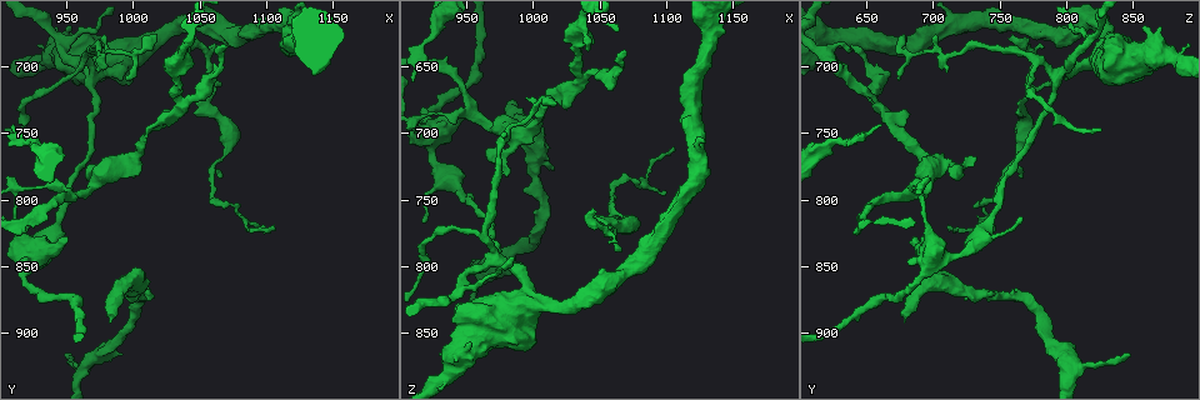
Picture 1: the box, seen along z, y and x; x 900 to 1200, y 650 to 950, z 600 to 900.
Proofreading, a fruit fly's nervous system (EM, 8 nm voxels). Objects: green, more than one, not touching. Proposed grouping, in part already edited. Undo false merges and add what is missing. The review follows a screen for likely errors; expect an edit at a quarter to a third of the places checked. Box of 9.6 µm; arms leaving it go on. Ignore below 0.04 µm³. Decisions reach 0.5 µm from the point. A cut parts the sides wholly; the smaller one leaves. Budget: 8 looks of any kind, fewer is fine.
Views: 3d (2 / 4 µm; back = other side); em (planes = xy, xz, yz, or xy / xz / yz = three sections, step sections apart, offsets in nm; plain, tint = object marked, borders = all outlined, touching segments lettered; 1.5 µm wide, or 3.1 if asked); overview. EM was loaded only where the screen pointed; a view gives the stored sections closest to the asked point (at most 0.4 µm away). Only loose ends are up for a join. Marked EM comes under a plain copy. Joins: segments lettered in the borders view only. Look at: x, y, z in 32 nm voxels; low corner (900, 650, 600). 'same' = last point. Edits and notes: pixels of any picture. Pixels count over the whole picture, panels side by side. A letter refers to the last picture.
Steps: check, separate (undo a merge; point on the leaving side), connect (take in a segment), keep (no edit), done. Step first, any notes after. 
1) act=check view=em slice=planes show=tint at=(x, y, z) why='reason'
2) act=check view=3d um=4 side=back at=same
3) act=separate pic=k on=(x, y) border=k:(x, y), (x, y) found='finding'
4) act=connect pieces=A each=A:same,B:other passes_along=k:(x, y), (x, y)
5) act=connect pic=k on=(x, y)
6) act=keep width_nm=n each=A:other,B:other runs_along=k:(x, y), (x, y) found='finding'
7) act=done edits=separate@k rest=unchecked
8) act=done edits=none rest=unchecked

act=check view=3d um=2 at=(1048, 680, 760)

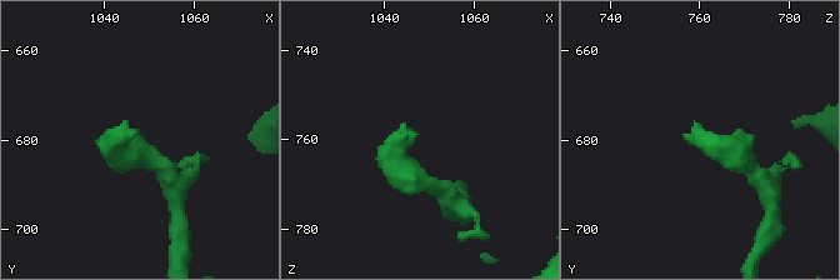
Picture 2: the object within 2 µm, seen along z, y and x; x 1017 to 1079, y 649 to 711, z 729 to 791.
act=check view=em slice=xz step=4 show=tint at=(1047, 677, 758) why='now the EM'

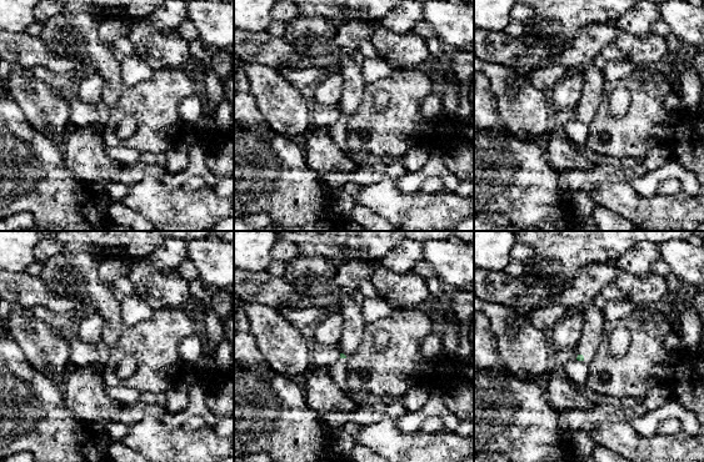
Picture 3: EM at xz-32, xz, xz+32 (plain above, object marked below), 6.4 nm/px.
act=check view=em slice=planes show=borders at=same

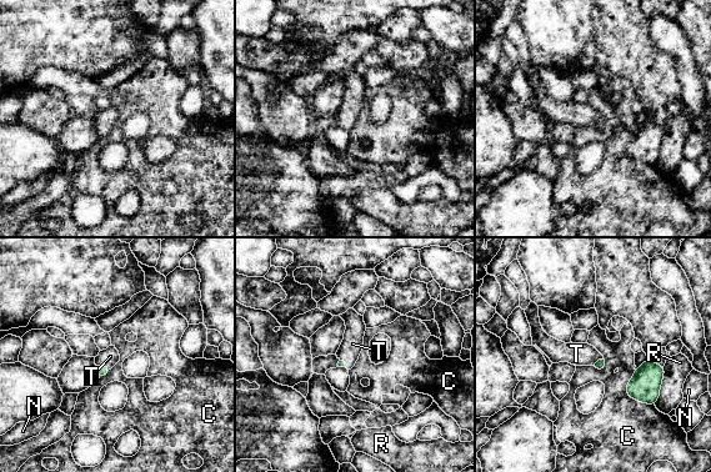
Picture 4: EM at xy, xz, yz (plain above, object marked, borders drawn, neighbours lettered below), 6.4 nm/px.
act=connect pieces=T longest_contact=C:280nm each=C:other,N:other,R:other,T:same passes_along=4:(340, 363), (346, 361), (353, 344) found='the neuron continues'

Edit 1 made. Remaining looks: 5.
act=check view=overview why='see it whole again'

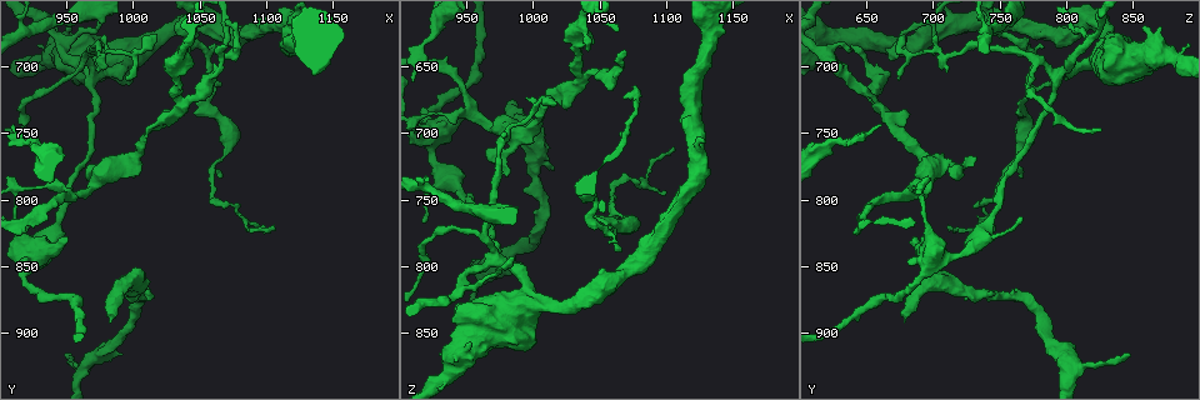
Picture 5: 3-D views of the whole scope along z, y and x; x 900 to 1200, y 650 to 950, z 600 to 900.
act=check view=3d um=4 at=(1010, 748, 676) why='a narrow waist'

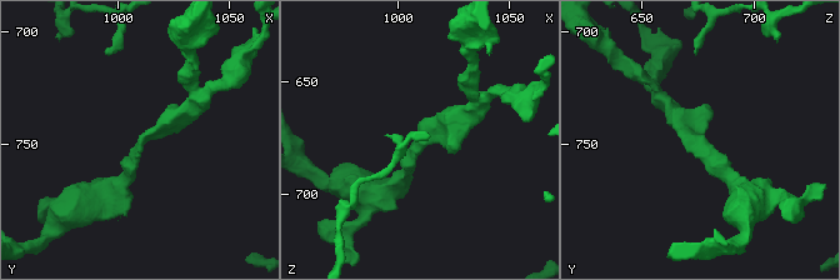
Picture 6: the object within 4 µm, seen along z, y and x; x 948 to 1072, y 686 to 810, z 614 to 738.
act=check view=em slice=xz step=4 show=tint at=(1012, 747, 677) why='now the EM'

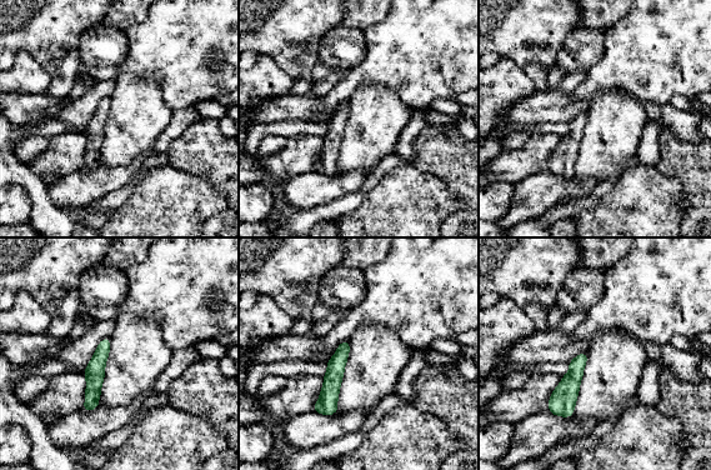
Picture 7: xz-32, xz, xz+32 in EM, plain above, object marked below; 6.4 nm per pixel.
act=check view=em slice=planes show=borders at=same why='cut it another way'

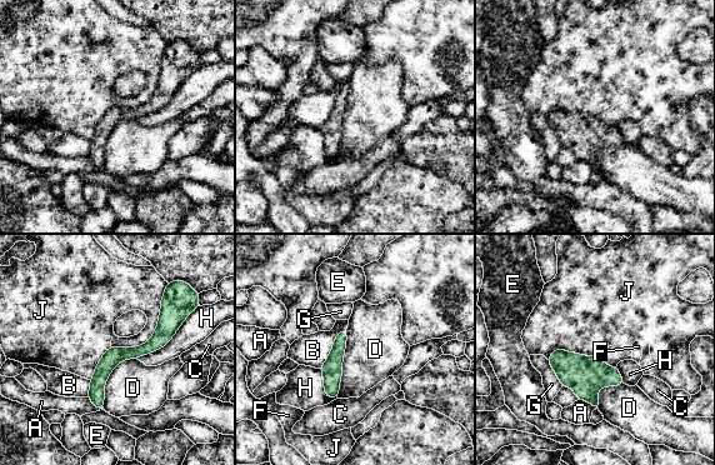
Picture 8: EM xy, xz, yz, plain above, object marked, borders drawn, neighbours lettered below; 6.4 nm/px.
act=keep width_nm=110 each=A:other,B:other,C:other,D:other,E:other,F:other,G:other,H:other,J:other border=8:(168, 285), (154, 334), (111, 348) found='continuous, no second neuron'

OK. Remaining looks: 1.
act=done edits=connect@4 rest=unchecked

